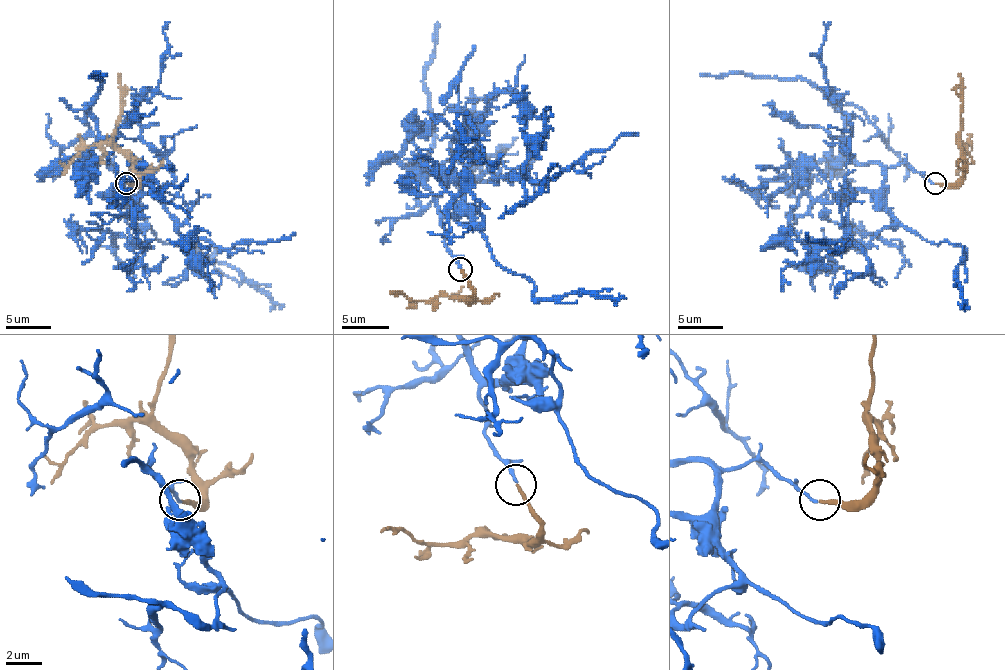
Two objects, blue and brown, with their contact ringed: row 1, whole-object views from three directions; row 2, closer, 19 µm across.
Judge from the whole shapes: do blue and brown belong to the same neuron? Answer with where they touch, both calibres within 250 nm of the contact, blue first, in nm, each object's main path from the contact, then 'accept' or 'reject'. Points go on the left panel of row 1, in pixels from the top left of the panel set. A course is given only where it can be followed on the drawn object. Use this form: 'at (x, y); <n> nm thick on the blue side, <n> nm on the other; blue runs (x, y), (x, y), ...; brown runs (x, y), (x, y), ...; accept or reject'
at (126, 183); 170 nm thick on the blue side, 180 nm on the other; blue runs (127, 183), (111, 163), (129, 195), (158, 201), (183, 235), (232, 248), (248, 242), (277, 242), (295, 233); brown runs (127, 183), (138, 183), (131, 159), (113, 141), (120, 105), (118, 73); accept

